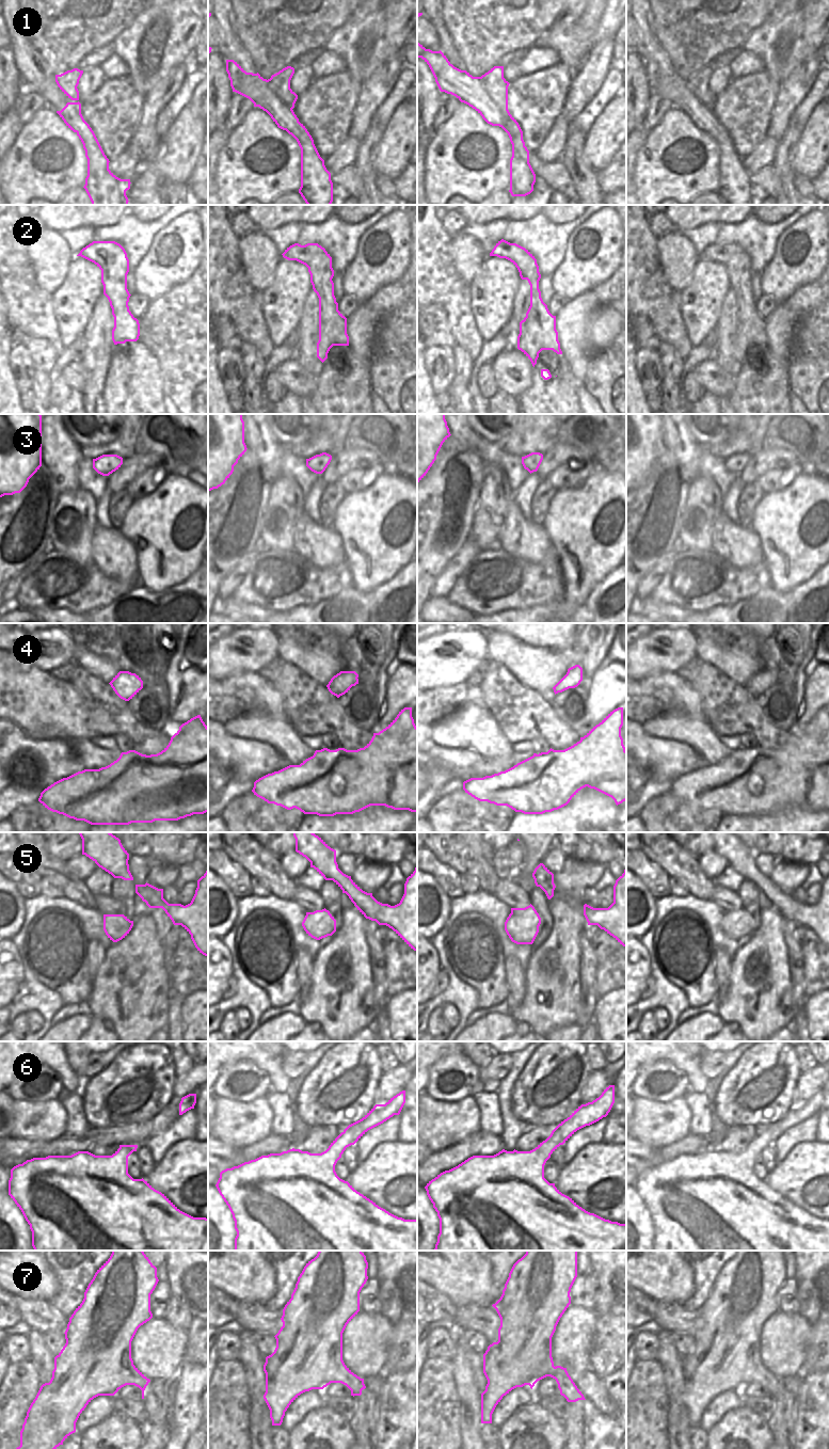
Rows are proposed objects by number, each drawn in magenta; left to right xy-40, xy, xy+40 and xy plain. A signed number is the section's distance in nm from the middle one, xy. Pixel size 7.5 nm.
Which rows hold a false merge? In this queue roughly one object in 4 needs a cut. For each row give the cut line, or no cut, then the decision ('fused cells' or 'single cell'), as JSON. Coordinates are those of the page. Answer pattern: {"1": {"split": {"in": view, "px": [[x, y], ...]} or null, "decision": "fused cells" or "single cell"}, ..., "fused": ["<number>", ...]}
{"1": {"split": null, "decision": "single cell"}, "2": {"split": null, "decision": "single cell"}, "3": {"split": null, "decision": "single cell"}, "4": {"split": {"in": "xy+40", "px": [[564, 675], [564, 679], [554, 690]]}, "decision": "fused cells"}, "5": {"split": null, "decision": "single cell"}, "6": {"split": null, "decision": "single cell"}, "7": {"split": null, "decision": "single cell"}, "fused": ["4"]}

